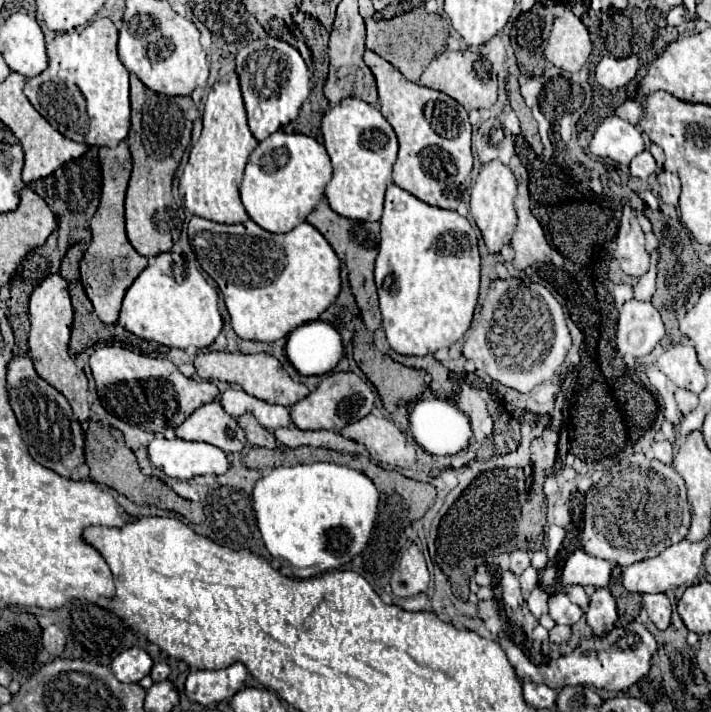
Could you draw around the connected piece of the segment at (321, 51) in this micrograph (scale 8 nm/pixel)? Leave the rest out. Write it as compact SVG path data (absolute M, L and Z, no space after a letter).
M301 11L296 12L292 19L295 26L301 31L305 37L307 47L311 49L313 55L313 65L315 65L315 77L317 79L325 79L327 73L327 45L329 41L329 33L325 31L325 27L311 15L307 15Z

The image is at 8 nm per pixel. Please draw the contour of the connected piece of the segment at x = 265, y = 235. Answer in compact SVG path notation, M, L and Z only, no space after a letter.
M193 217L189 221L189 241L203 271L221 289L231 317L231 325L241 339L265 343L283 339L301 323L315 321L339 295L341 261L331 249L331 245L325 241L325 237L309 223L299 223L289 233L275 235L261 229L251 219L233 225L221 225L203 217Z

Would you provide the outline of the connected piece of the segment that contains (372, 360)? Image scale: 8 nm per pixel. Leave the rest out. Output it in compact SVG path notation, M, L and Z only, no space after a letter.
M357 319L357 323L355 323L353 357L355 357L357 367L365 373L365 377L367 377L367 379L375 385L375 389L379 391L379 397L381 397L381 401L383 401L383 405L385 405L385 409L387 409L389 413L397 411L397 407L399 407L401 401L407 401L407 403L409 403L409 401L417 399L417 397L427 389L425 379L423 379L423 377L425 377L425 371L409 369L409 367L405 367L405 365L401 365L401 363L395 363L391 357L383 355L381 351L377 351L375 345L373 345L371 335L365 331L365 327L361 325L359 319Z

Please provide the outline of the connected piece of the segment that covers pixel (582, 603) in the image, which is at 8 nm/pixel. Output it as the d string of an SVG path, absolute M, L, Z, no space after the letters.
M579 585L572 586L571 591L569 591L569 597L571 597L571 601L573 601L573 603L577 603L583 611L588 609L589 597L587 597L587 593L585 593L585 589L583 589L583 587L579 587Z

